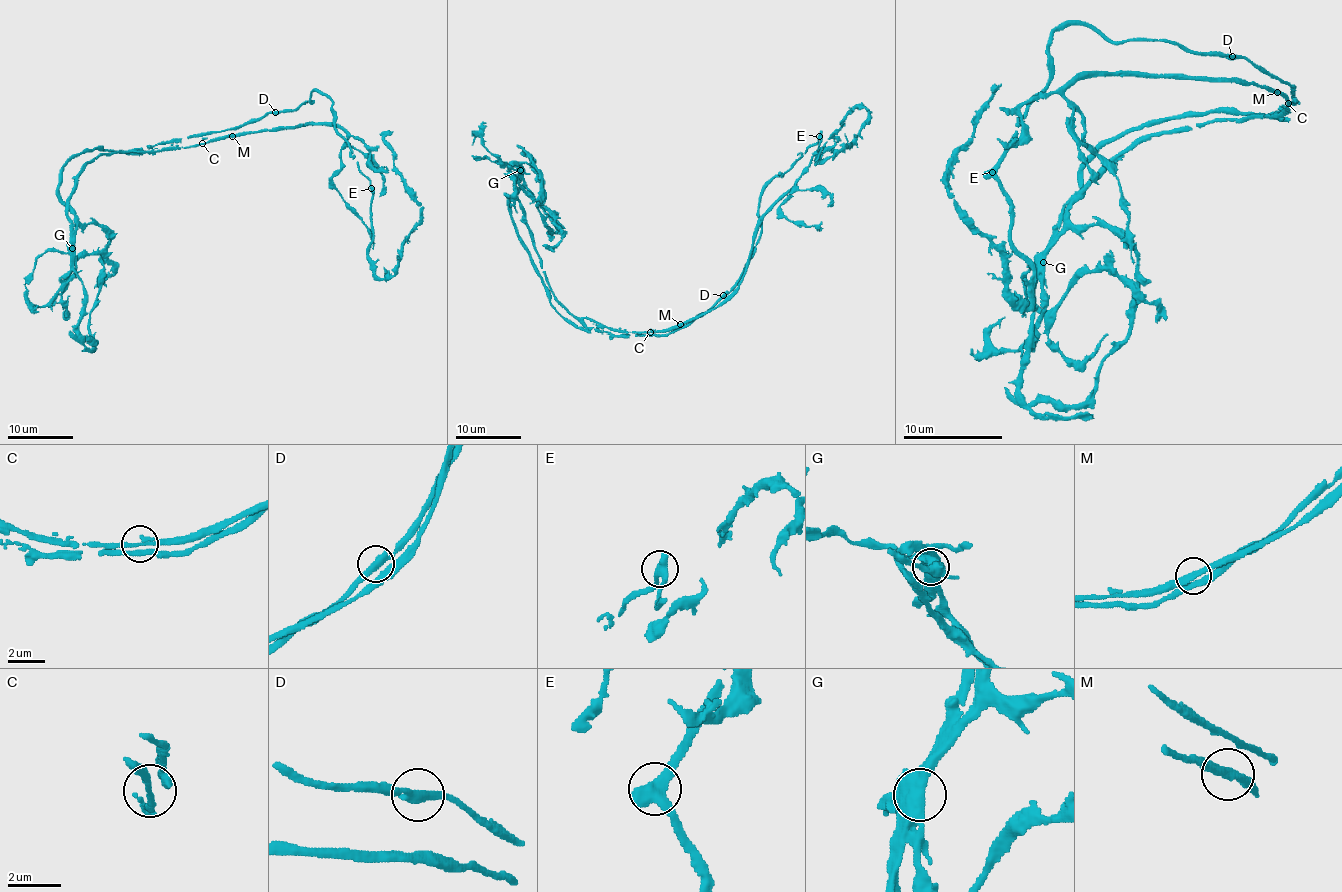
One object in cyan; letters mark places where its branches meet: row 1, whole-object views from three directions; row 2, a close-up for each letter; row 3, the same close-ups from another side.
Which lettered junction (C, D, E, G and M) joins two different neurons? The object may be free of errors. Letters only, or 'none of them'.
G

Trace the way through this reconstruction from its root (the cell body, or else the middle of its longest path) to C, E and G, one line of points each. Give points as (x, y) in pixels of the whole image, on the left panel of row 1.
C: (266, 115), (228, 130), (207, 131), (202, 136), (209, 140), (202, 143)
E: (266, 115), (292, 112), (320, 90), (331, 102), (333, 128), (371, 189)
G: (266, 115), (207, 131), (206, 143), (184, 148), (91, 149), (71, 158), (58, 187), (71, 247)

